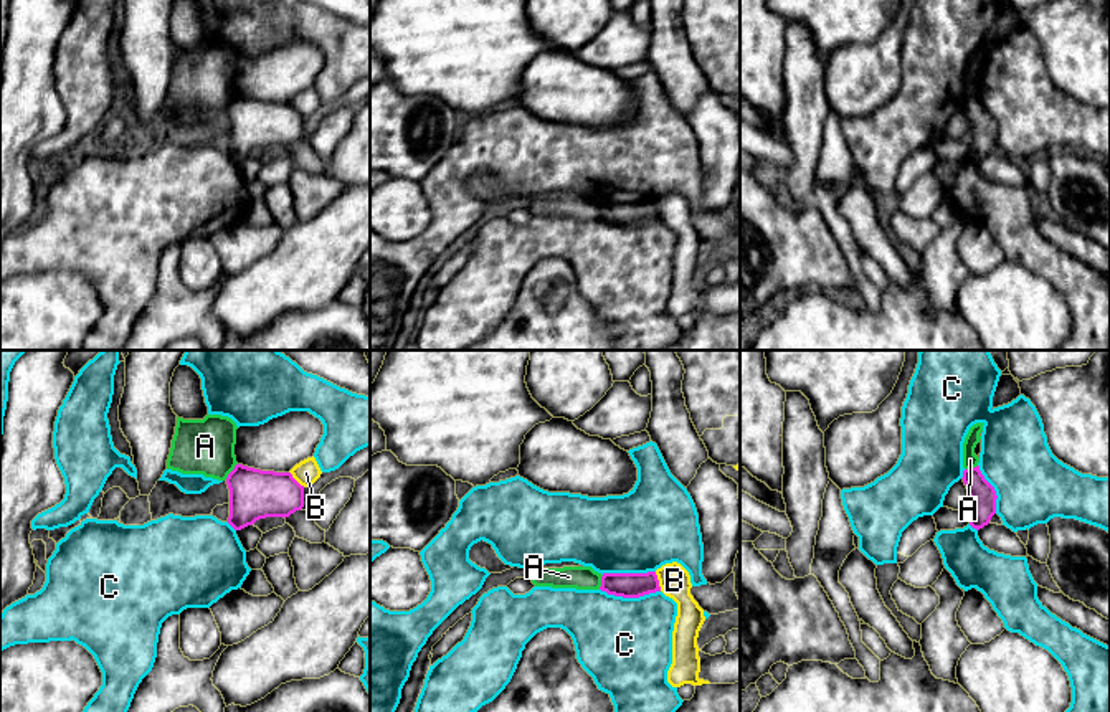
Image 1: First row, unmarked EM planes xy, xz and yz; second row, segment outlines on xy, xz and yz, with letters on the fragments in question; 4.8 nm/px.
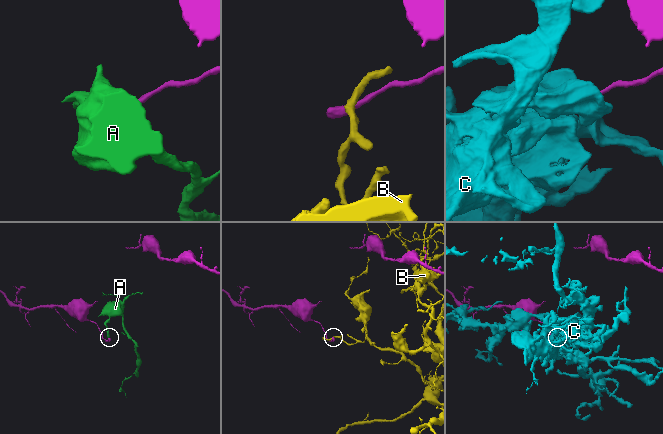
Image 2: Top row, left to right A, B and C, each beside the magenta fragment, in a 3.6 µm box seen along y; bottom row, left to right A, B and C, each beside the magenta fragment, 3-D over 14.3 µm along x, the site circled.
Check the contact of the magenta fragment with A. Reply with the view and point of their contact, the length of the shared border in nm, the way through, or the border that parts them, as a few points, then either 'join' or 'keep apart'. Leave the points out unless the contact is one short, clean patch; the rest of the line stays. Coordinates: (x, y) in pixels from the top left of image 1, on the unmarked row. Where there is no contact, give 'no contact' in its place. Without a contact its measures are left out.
contact xy (232, 101); length 110 nm; border xy (237, 93), (225, 109); keep apart

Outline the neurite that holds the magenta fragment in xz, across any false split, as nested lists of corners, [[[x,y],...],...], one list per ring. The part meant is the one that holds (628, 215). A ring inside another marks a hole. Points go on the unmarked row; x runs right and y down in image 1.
[[[656,202],[648,203],[603,203],[601,221],[623,228],[639,228],[661,221]]]

